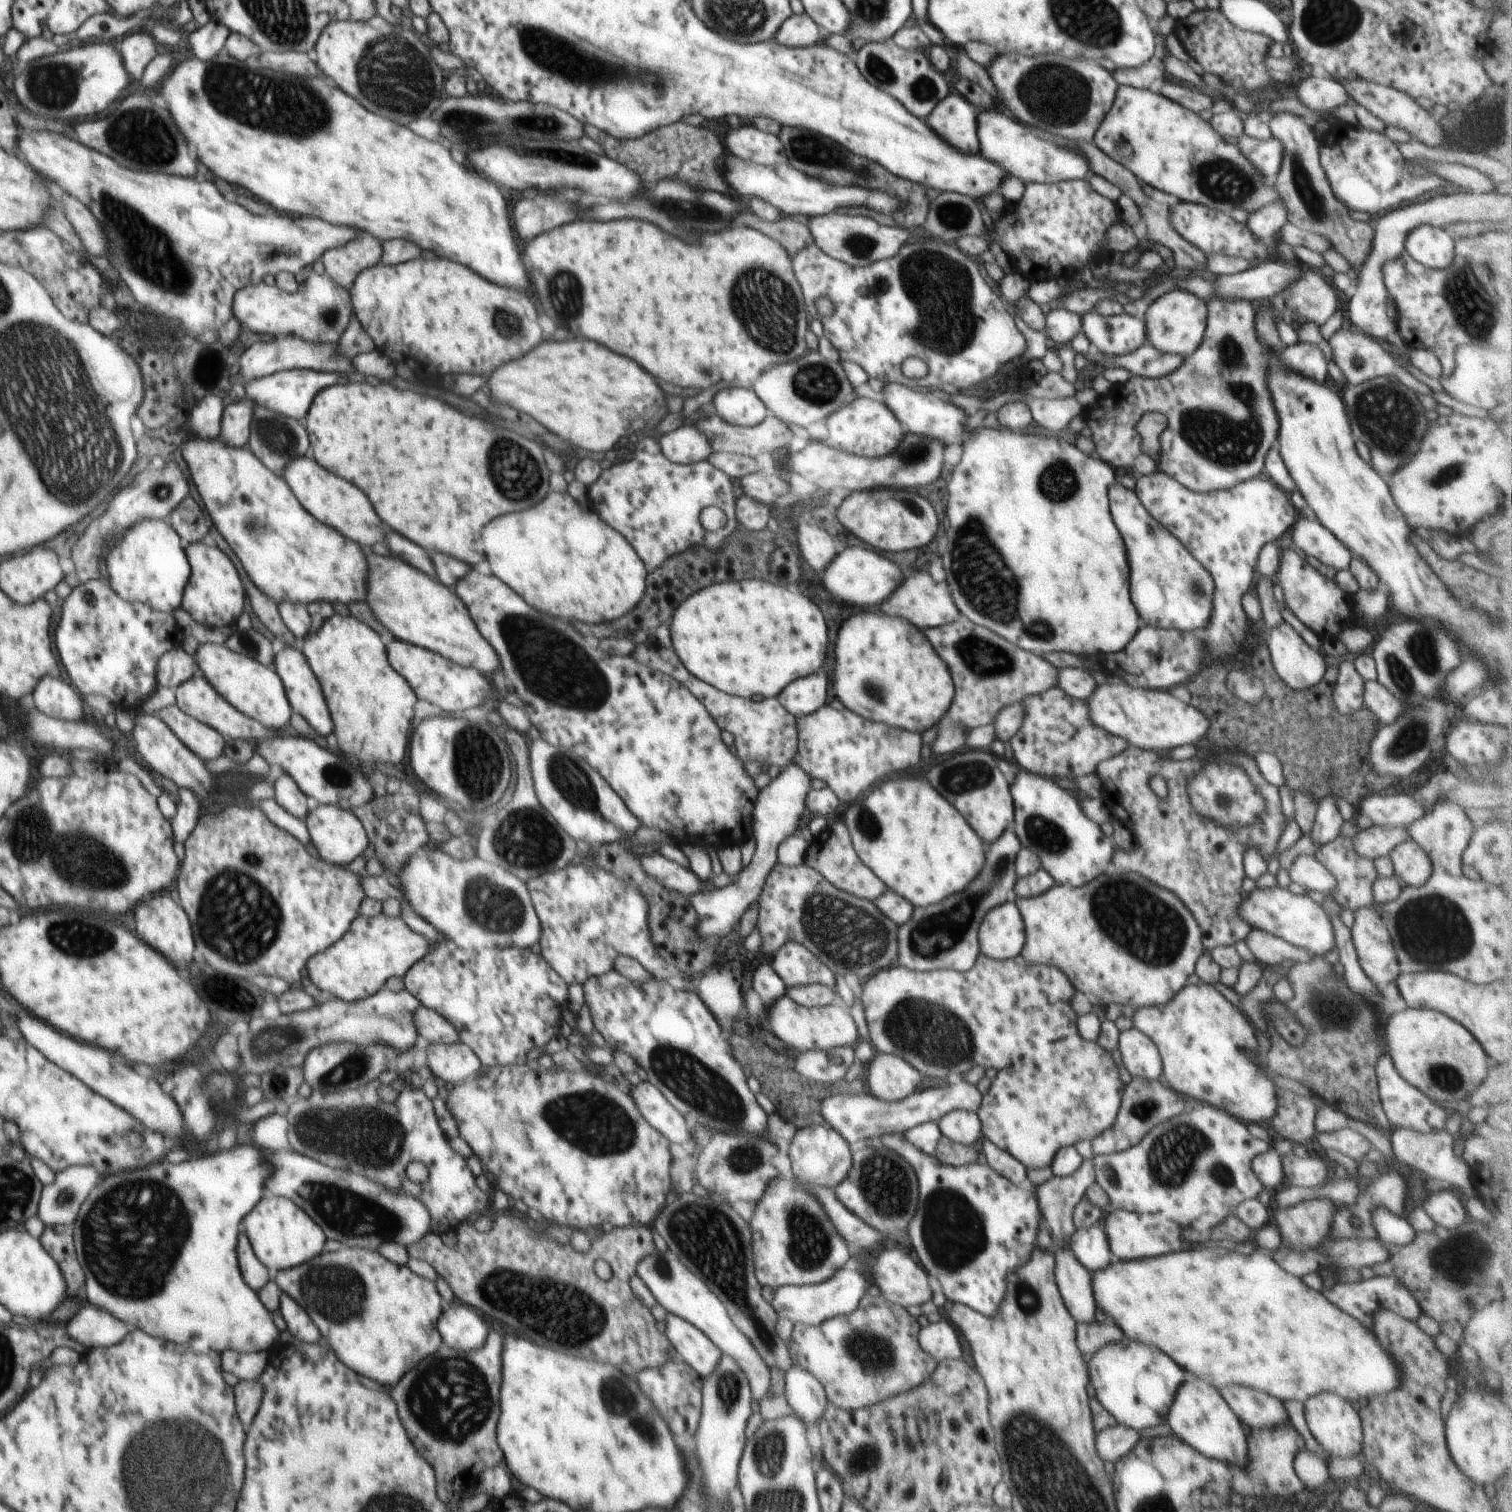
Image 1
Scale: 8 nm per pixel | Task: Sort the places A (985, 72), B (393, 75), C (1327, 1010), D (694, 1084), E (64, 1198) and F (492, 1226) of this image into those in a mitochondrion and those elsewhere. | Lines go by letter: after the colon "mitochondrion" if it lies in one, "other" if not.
A: other
B: mitochondrion
C: mitochondrion
D: mitochondrion
E: mitochondrion
F: other

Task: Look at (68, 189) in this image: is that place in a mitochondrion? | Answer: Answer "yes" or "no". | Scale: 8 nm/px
no

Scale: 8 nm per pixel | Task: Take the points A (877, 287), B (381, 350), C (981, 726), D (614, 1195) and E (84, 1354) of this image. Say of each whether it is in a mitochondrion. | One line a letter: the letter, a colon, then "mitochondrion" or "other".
A: mitochondrion
B: other
C: other
D: other
E: other

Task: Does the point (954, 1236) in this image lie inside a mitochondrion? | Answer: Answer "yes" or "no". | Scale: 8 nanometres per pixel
yes

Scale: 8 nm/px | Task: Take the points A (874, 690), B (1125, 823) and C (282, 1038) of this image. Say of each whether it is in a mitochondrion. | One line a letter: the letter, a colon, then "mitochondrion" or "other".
A: mitochondrion
B: other
C: mitochondrion

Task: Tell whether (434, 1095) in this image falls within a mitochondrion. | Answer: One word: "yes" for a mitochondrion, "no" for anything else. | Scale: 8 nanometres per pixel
no

